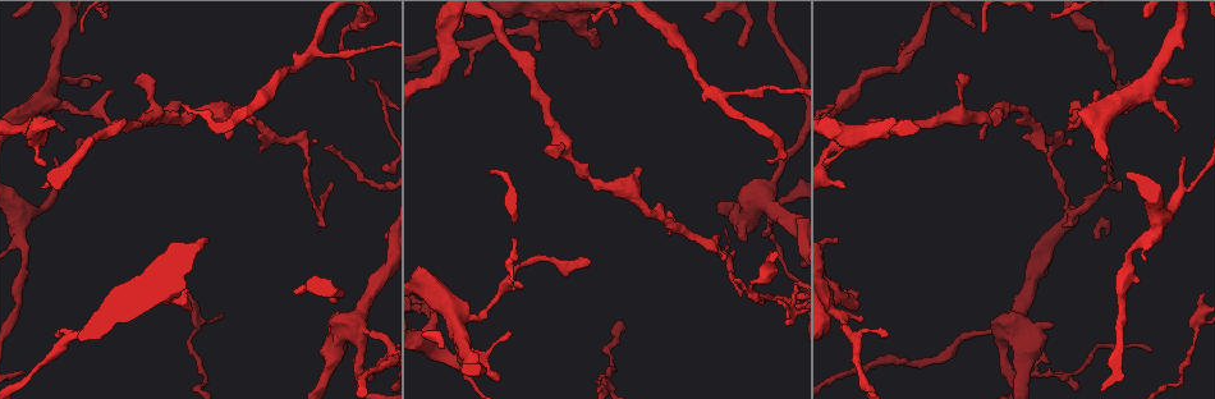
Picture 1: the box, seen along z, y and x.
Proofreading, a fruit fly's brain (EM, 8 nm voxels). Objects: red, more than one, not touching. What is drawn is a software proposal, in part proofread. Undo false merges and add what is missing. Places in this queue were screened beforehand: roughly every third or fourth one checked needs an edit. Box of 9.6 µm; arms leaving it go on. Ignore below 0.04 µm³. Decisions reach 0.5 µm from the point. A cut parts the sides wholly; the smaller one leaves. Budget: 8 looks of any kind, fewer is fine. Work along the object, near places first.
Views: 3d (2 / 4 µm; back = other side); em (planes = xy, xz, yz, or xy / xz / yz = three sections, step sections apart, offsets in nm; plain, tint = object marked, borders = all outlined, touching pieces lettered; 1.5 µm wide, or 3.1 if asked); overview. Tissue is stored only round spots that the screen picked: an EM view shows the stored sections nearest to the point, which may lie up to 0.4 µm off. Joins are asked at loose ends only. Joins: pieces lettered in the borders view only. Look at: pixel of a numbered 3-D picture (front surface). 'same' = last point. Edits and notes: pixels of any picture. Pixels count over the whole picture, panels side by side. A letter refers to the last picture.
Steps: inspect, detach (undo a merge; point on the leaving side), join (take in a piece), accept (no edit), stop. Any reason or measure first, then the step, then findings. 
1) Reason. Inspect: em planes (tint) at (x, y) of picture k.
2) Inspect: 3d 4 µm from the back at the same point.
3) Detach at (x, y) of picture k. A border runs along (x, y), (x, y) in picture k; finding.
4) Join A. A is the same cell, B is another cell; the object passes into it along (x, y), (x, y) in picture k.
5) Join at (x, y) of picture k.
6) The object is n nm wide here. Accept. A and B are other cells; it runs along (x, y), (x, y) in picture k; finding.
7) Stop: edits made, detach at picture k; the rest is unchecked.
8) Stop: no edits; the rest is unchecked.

Free end. Inspect: 3d 2 µm at (191, 309) of picture 1.

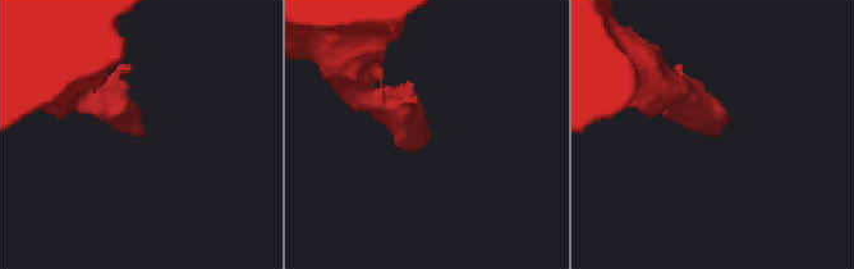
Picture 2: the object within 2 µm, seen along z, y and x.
Now the EM. Inspect: em xz step 4 (borders) at (429, 139) of picture 2.

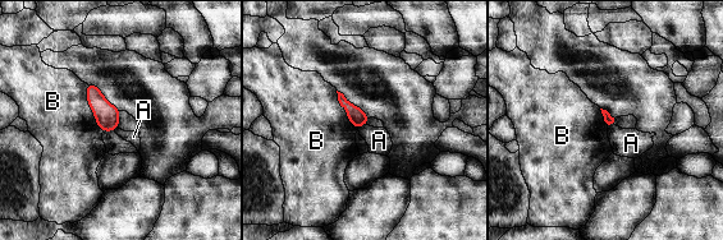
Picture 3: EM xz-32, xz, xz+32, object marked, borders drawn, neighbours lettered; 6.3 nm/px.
Inspect: em planes (borders) at the same point.

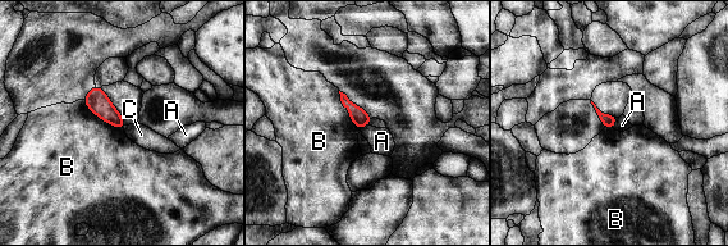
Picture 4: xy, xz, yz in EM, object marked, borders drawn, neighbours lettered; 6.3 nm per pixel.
Accept. A, B and C are other cells; a border runs along (619, 117), (613, 128) in picture 4; none of them fits.

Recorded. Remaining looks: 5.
Thin end. Inspect: em planes (borders) at (594, 23) of picture 1.

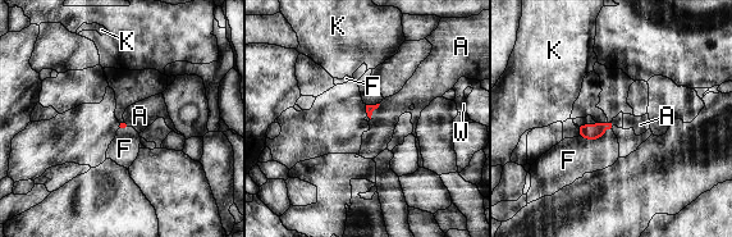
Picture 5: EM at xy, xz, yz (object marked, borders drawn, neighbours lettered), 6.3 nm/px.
Accept. A, F, K and W are other cells; a border runs along (611, 127), (598, 138), (579, 136) in picture 5; no lettered piece goes on from it.

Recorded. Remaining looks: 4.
An open end. Inspect: 3d 4 µm at (962, 80) of picture 1.

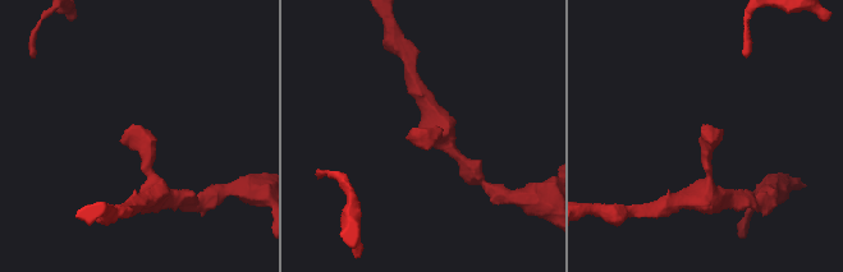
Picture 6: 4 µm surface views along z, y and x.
Inspect: em planes (tint) at (126, 133) of picture 6.

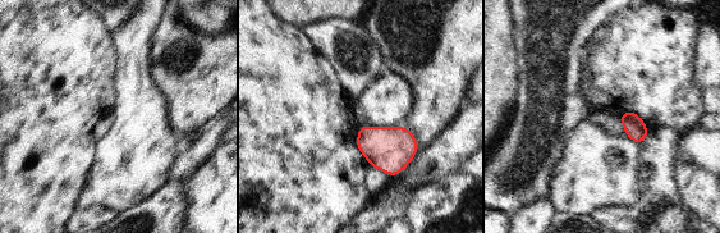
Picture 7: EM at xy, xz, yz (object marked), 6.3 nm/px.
What lies round it. Inspect: em planes (borders) at the same point.

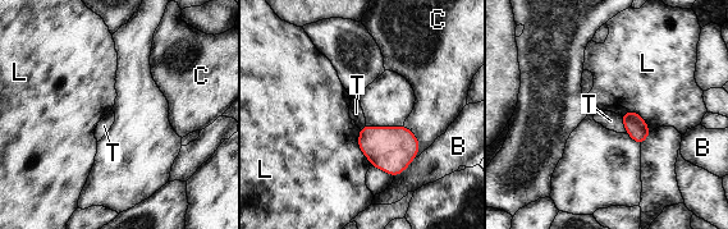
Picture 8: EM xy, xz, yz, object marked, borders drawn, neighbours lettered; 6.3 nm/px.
Accept. B, C, L and T are other cells; none of them fits.

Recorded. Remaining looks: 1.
Stop: no edits; the rest is unchecked.

